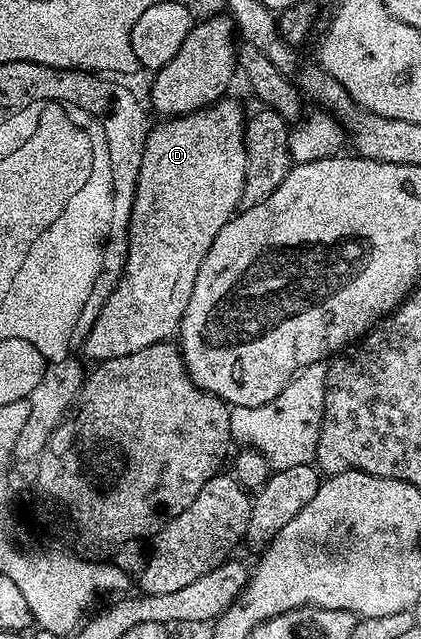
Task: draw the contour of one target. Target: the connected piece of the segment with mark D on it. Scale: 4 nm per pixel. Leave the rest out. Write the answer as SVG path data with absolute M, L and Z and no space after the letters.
M230 96L223 97L212 106L205 106L191 114L183 114L179 118L167 117L159 124L151 125L144 144L144 160L140 160L140 180L133 183L134 203L130 209L130 227L124 232L126 238L126 263L118 283L114 285L113 292L108 296L106 303L100 308L96 320L85 331L86 339L82 342L82 350L91 358L91 363L97 364L104 360L112 360L116 356L128 356L132 352L140 352L140 348L148 348L157 342L164 342L175 337L177 328L182 322L184 308L188 308L188 300L192 300L192 284L196 284L196 272L200 272L200 264L204 264L204 256L208 256L208 248L212 248L212 240L228 224L239 209L246 183L246 119L242 114L242 106L233 102Z

